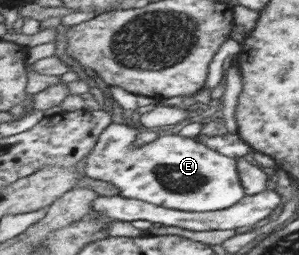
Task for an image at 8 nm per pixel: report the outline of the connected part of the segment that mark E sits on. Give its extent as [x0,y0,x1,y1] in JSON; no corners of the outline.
[84,121,245,211]

